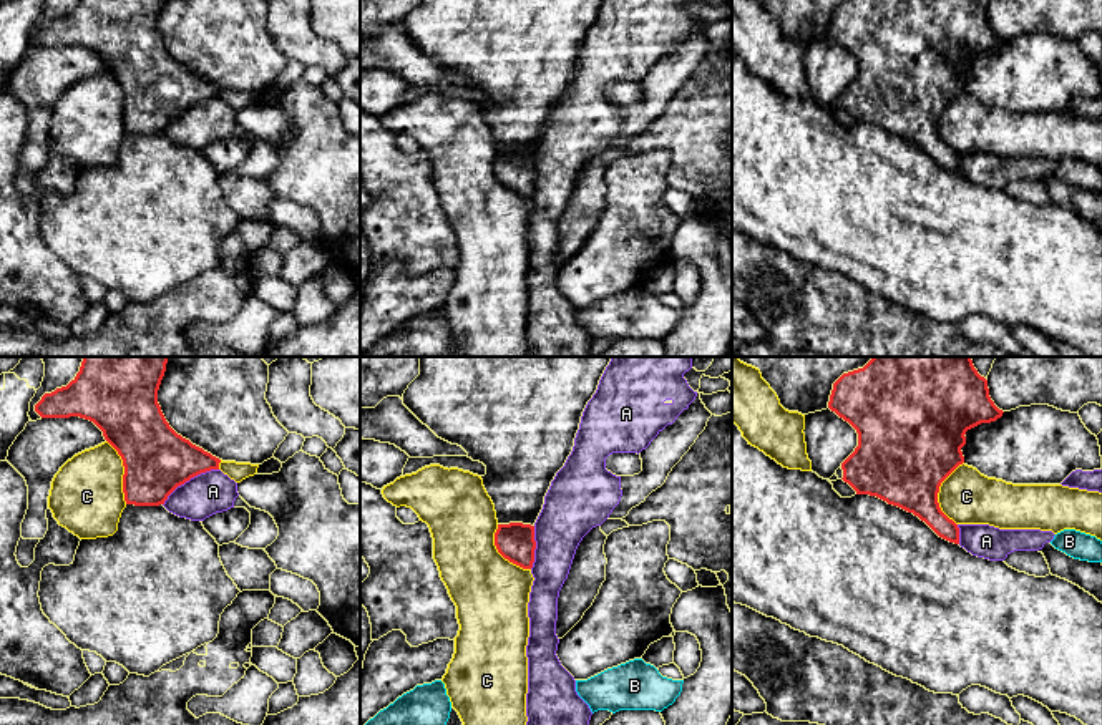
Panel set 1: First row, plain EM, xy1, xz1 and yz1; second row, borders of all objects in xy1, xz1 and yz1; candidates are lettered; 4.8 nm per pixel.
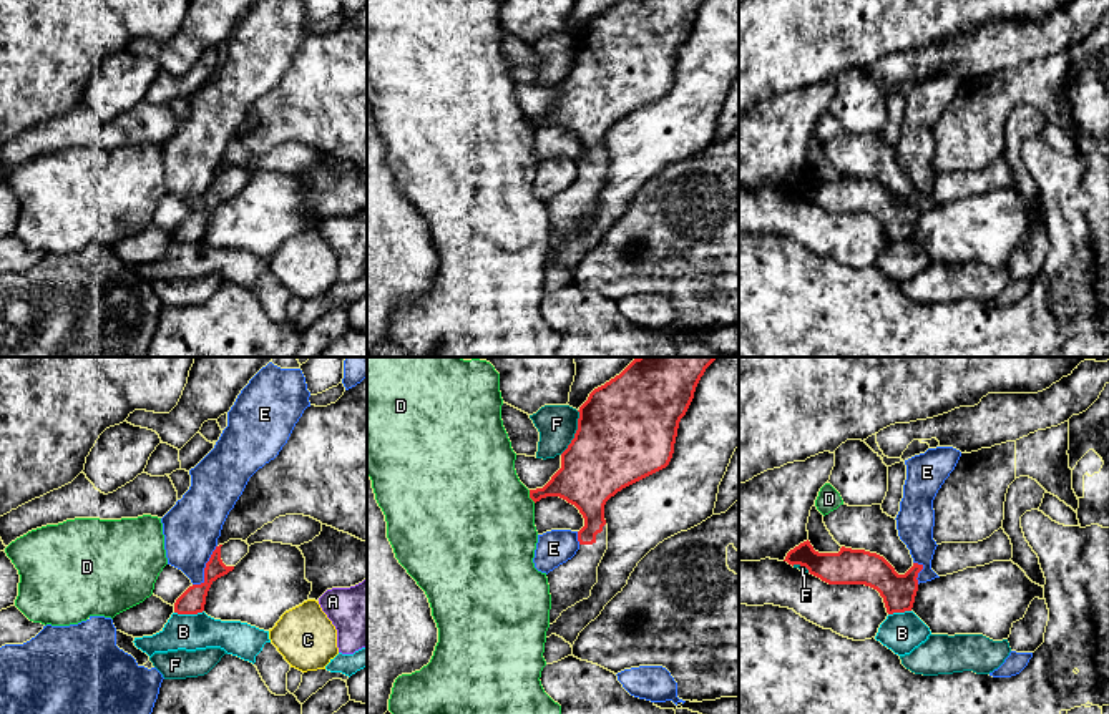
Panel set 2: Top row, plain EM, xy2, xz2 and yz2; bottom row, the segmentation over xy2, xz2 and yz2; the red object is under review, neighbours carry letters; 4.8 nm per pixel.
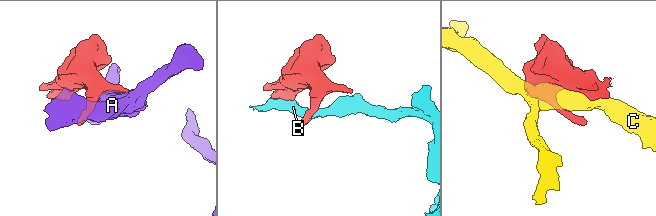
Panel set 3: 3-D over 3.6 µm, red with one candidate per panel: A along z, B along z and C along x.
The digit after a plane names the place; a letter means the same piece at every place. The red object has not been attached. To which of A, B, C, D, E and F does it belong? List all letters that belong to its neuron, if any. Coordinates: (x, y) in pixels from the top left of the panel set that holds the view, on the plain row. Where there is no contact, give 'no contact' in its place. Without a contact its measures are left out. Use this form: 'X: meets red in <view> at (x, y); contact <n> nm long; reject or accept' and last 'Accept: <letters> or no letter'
A: meets red in xy1 at (188, 108); contact 320 nm long; reject
B: meets red in xy2 at (188, 241); contact 140 nm long; reject
C: meets red in yz1 at (938, 120); contact 320 nm long; reject
D: meets red in xz2 at (530, 125); contact 70 nm long; reject
E: meets red in xy2 at (205, 196); contact 240 nm long; reject
F: meets red in xz2 at (576, 60); contact 240 nm long; reject
Accept: no letter

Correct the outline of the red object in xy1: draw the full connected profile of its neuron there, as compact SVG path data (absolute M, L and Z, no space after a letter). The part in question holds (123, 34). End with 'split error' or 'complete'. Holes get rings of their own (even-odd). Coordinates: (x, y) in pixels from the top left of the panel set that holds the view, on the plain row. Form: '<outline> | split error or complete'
M78 0L61 17L45 22L35 33L41 46L80 45L93 50L123 88L123 121L126 133L159 134L191 106L219 98L221 88L178 63L158 32L164 0Z | complete

